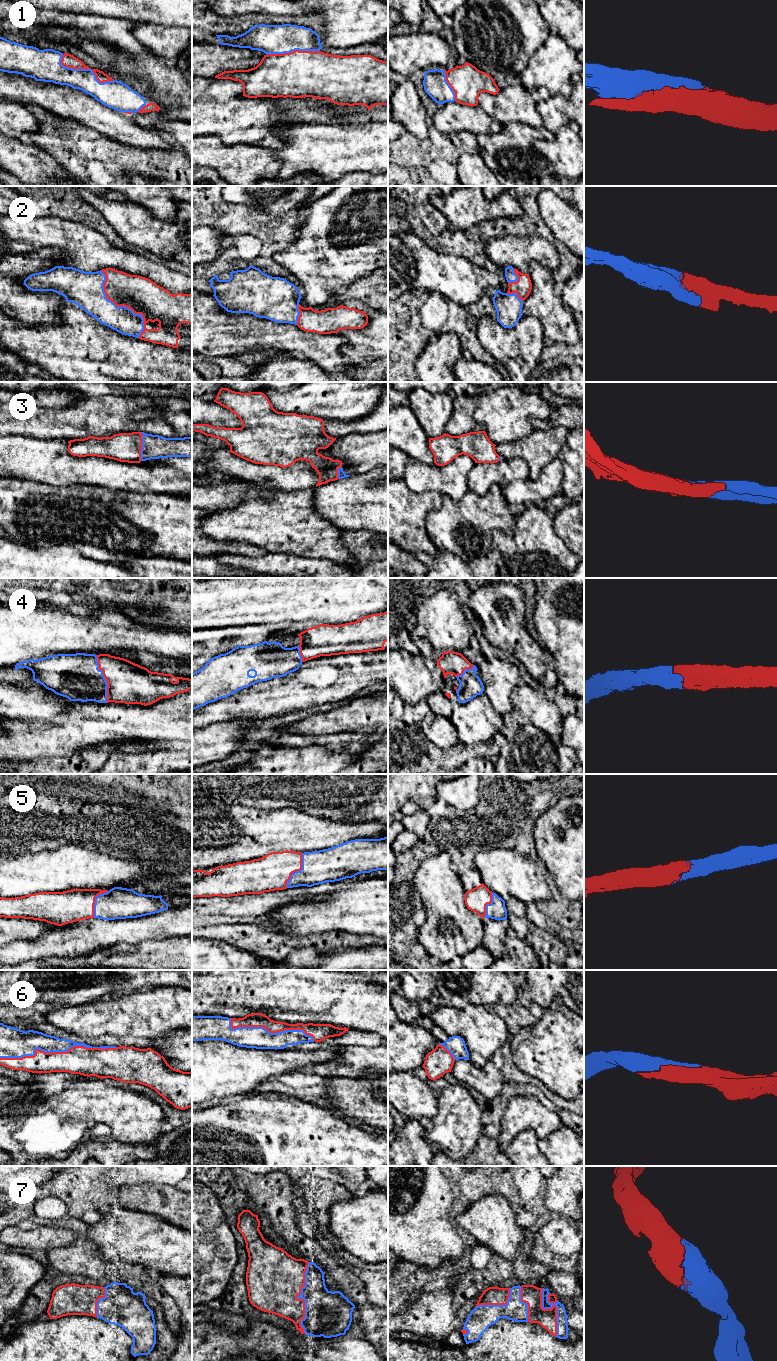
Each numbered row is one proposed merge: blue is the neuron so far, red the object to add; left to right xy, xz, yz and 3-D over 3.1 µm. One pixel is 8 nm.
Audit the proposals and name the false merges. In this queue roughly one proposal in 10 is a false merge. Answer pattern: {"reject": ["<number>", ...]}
{"reject": []}

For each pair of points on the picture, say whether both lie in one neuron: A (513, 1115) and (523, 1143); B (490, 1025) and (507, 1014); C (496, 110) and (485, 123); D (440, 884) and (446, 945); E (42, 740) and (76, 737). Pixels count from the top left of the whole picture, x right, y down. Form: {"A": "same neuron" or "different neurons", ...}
{"A": "different neurons", "B": "different neurons", "C": "different neurons", "D": "same neuron", "E": "same neuron"}

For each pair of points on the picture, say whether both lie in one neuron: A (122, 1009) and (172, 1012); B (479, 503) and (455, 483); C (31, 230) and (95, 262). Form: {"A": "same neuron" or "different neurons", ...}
{"A": "same neuron", "B": "different neurons", "C": "same neuron"}

